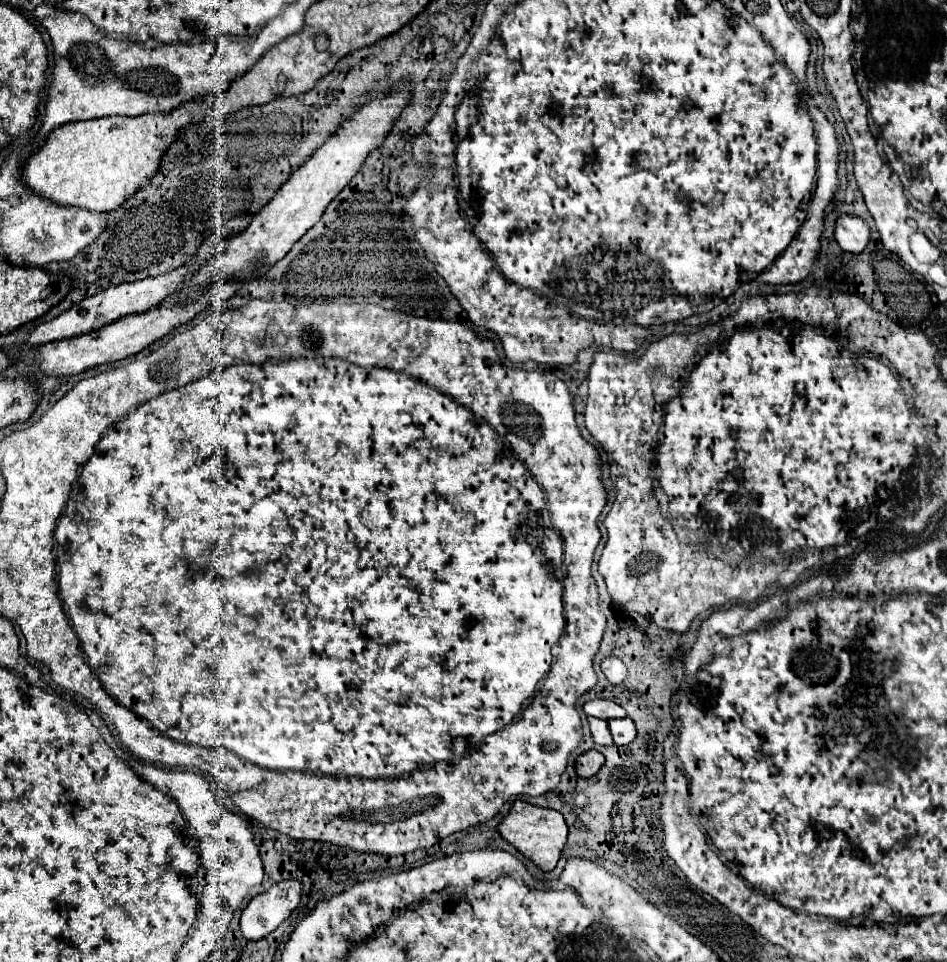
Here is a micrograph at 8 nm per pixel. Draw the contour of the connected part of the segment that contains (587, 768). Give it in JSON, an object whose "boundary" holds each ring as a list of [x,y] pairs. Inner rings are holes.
{"boundary":[[[589,750],[589,752],[585,752],[585,754],[581,754],[577,758],[575,768],[577,768],[577,774],[581,778],[591,778],[591,776],[595,776],[599,772],[599,768],[603,766],[603,762],[605,762],[605,758],[603,758],[601,752]]]}

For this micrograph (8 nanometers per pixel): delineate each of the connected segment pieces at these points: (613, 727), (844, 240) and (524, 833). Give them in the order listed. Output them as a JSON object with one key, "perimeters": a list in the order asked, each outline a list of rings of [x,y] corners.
{"perimeters":[[[[621,718],[621,720],[609,720],[609,732],[613,736],[613,742],[615,744],[629,744],[637,730],[635,730],[635,724],[631,718]]],[[[841,216],[835,226],[835,240],[843,252],[861,254],[871,240],[871,228],[861,218]]],[[[517,800],[511,806],[509,814],[503,818],[503,822],[497,826],[497,830],[511,846],[515,846],[525,858],[529,858],[533,864],[537,864],[543,872],[549,872],[557,866],[561,852],[565,848],[565,842],[567,842],[567,824],[565,824],[563,814],[559,814],[557,810],[527,804],[523,800]]]]}

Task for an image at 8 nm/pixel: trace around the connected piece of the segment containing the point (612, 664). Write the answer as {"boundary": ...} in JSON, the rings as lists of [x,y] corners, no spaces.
{"boundary":[[[605,658],[601,662],[601,672],[605,674],[605,678],[611,684],[621,684],[625,680],[625,676],[627,676],[627,668],[619,658]]]}

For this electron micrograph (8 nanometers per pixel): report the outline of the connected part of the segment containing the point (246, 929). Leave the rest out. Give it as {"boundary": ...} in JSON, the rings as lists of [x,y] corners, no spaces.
{"boundary":[[[283,880],[267,892],[257,894],[241,914],[241,932],[249,940],[259,940],[271,934],[301,902],[301,882]]]}

